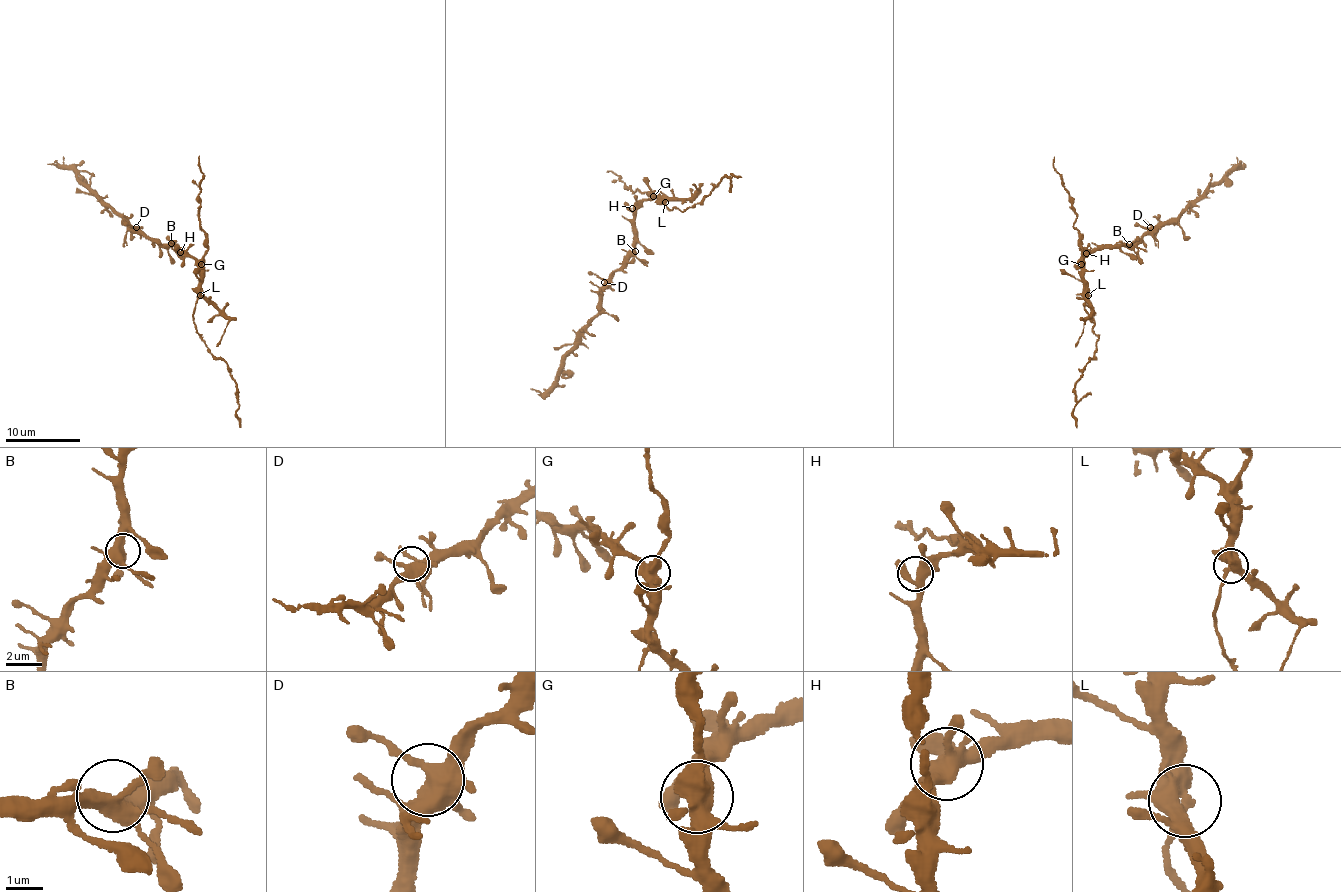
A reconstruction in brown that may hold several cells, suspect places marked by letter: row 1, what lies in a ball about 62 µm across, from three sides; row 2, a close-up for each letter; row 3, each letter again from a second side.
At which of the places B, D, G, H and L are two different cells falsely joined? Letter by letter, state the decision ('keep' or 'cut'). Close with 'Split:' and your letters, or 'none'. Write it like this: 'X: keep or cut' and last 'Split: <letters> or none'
B: keep
D: keep
G: cut
H: keep
L: cut
Split: G, L

